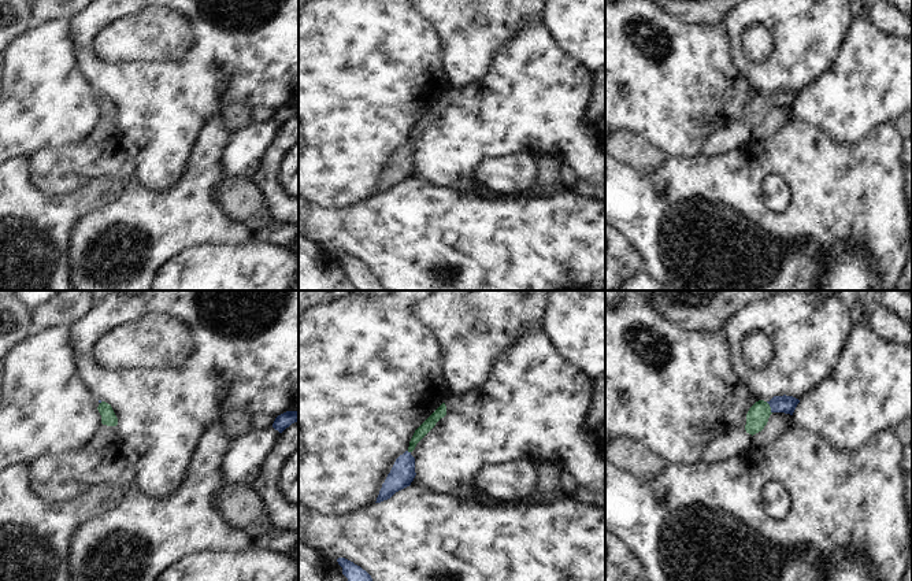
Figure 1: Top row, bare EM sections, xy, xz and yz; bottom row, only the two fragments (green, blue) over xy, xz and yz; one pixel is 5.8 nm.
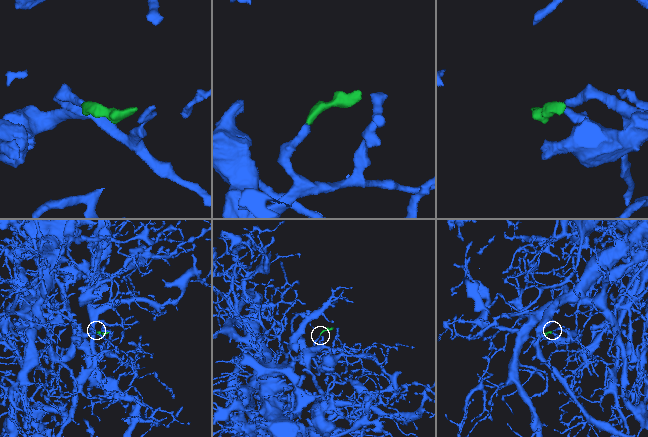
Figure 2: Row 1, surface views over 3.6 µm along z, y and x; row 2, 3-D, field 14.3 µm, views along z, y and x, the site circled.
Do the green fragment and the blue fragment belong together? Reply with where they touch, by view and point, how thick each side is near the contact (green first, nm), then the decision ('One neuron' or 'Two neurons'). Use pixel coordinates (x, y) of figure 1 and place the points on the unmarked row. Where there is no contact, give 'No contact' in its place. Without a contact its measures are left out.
Touches green at yz (770, 100). Thickness 130 nm (green) against 100 nm. One neuron

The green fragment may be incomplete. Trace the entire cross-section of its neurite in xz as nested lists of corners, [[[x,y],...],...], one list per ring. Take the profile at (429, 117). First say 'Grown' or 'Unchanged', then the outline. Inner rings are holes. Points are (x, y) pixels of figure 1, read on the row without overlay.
Grown. [[[442,96],[414,126],[408,143],[400,148],[390,166],[388,167],[375,196],[390,192],[396,185],[407,181],[414,174],[415,151],[411,145],[416,137],[435,119],[435,116],[446,108],[446,99]]]

